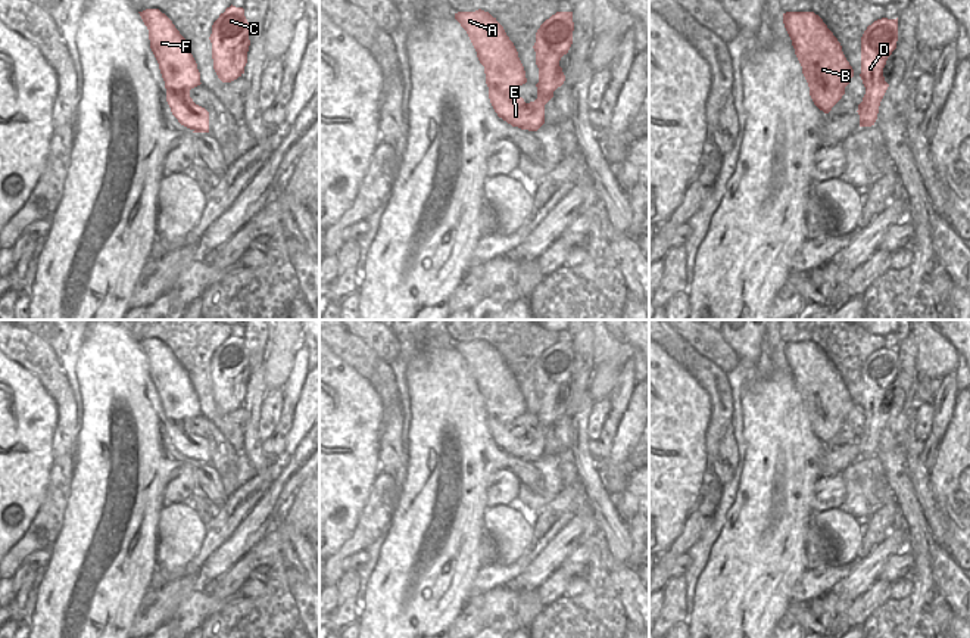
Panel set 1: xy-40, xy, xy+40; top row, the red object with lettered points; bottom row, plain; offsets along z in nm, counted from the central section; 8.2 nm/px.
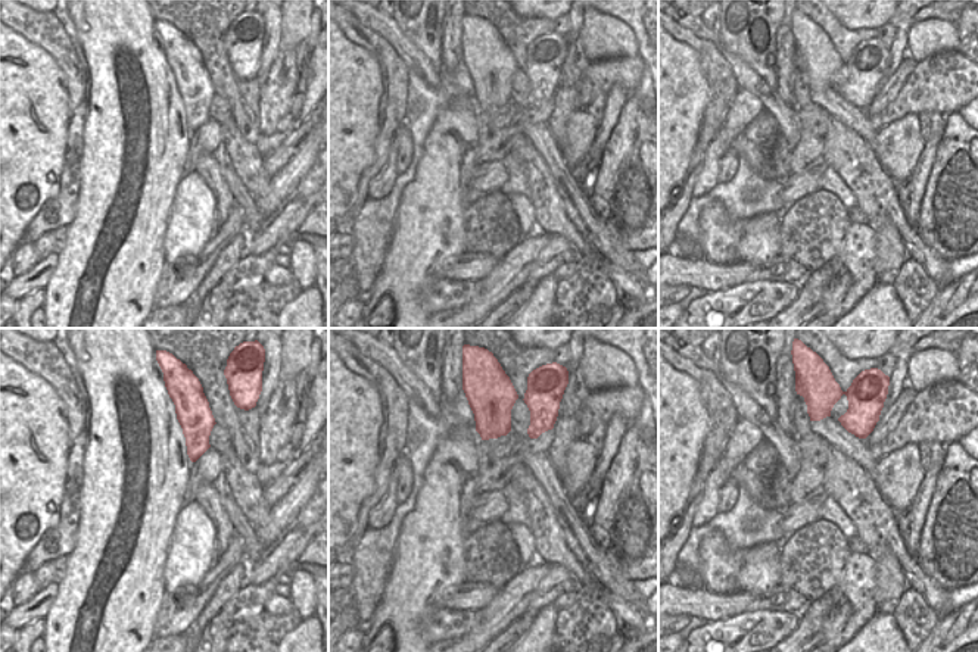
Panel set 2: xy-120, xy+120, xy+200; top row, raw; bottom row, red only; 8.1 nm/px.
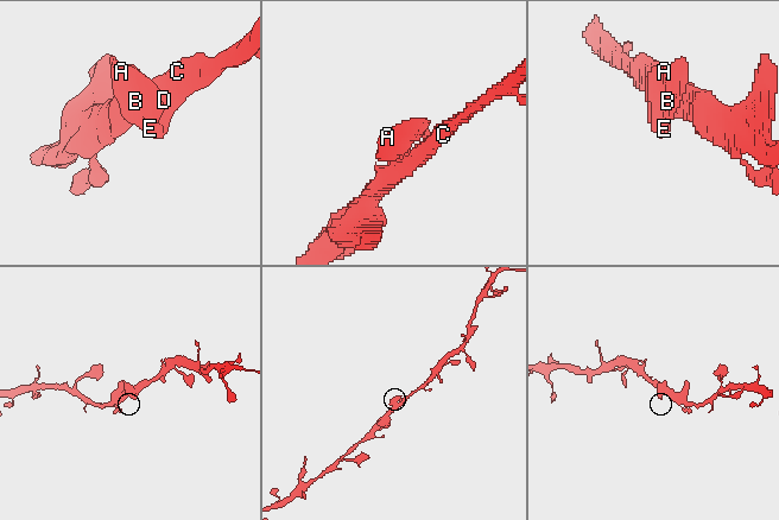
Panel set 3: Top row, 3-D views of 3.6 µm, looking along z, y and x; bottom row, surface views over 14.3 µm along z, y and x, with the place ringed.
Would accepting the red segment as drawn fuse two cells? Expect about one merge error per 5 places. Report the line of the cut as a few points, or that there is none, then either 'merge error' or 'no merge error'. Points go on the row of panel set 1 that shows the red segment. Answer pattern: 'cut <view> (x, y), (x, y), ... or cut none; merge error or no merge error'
cut none; no merge error

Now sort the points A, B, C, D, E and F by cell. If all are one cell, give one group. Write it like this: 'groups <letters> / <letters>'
groups A B C D E F

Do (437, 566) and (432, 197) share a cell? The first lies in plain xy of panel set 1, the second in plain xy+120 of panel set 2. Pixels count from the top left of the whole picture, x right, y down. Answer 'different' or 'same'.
same

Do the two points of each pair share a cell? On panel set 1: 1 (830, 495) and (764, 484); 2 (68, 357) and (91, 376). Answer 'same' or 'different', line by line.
1: different
2: different

